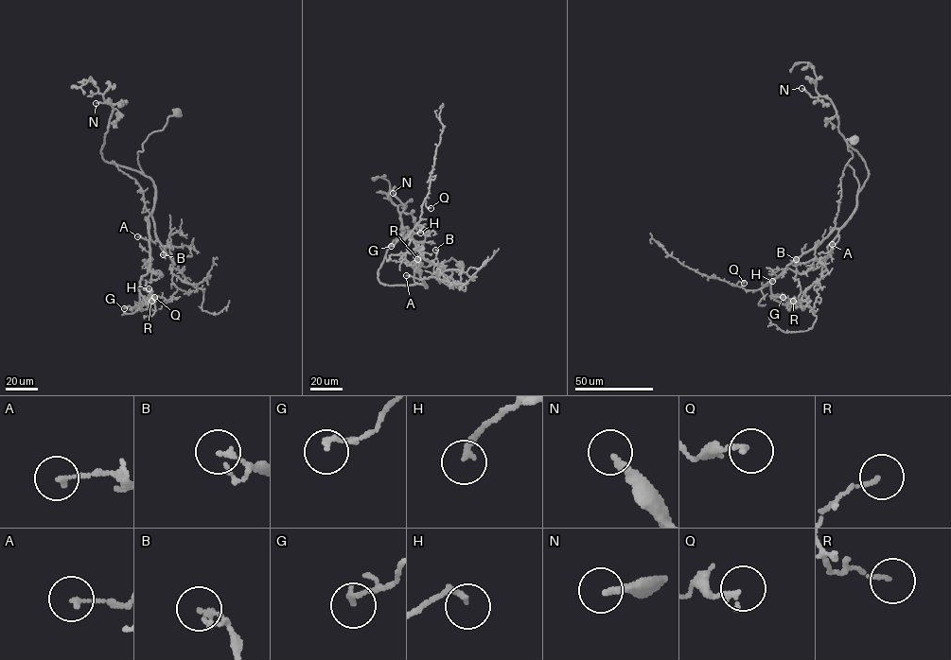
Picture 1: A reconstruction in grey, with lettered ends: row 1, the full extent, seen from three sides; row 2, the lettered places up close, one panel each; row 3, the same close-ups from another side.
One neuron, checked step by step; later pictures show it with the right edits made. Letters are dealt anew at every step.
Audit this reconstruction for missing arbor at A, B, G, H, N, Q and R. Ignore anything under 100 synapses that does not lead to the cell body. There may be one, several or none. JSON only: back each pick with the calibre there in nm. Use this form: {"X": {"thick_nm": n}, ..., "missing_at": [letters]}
{"N": {"thick_nm": 220}, "missing_at": ["N"]}

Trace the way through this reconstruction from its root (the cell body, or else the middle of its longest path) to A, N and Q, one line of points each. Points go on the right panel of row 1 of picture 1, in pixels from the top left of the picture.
A: (854, 140), (847, 140), (853, 157), (846, 164), (858, 183), (856, 209), (835, 239), (831, 254), (832, 244)
N: (854, 140), (847, 140), (853, 157), (846, 164), (858, 191), (869, 172), (839, 132), (835, 106), (801, 88)
Q: (854, 140), (847, 140), (853, 157), (846, 164), (859, 185), (851, 217), (765, 286), (736, 285), (744, 283)

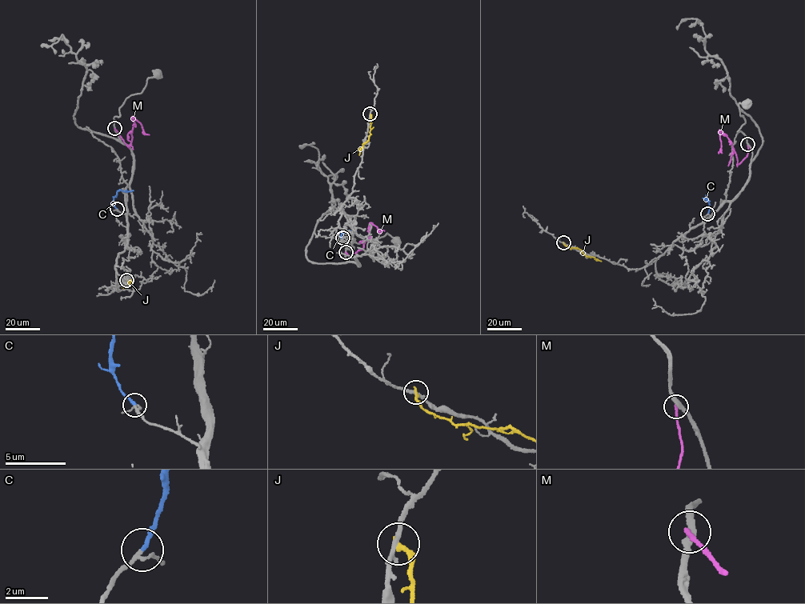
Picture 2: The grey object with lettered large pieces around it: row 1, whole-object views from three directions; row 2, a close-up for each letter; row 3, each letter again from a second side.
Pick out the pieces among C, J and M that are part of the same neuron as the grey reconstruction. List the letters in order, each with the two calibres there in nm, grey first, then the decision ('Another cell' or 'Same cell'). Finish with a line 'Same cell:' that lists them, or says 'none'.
C: Thickness 160 nm (grey) against 180 nm. Same cell
J: Thickness 220 nm (grey) against 260 nm. Another cell
M: Thickness 320 nm (grey) against 240 nm. Another cell
Same cell: C

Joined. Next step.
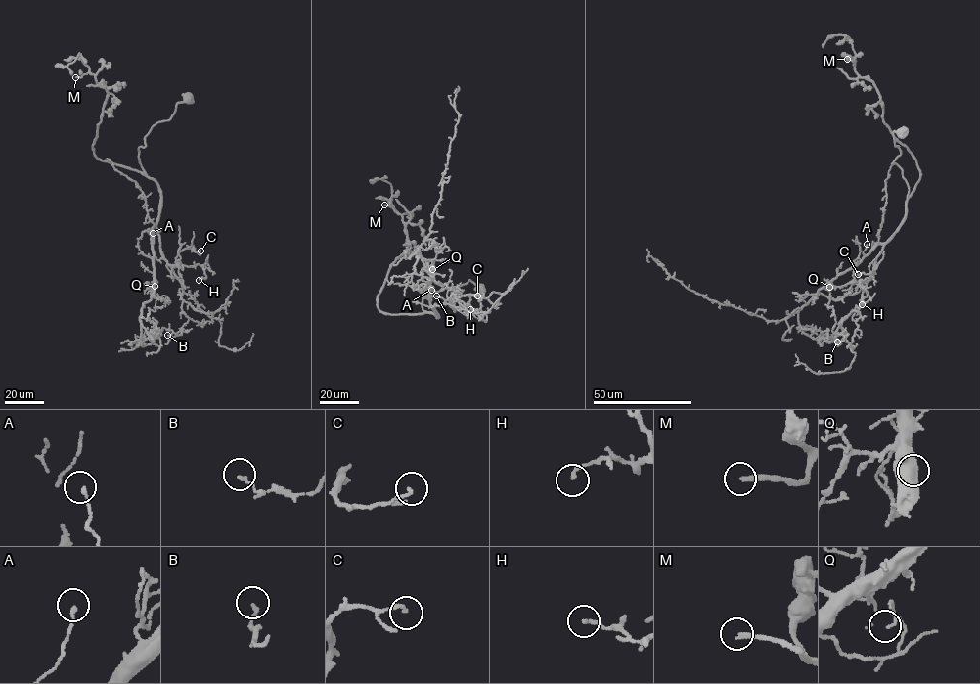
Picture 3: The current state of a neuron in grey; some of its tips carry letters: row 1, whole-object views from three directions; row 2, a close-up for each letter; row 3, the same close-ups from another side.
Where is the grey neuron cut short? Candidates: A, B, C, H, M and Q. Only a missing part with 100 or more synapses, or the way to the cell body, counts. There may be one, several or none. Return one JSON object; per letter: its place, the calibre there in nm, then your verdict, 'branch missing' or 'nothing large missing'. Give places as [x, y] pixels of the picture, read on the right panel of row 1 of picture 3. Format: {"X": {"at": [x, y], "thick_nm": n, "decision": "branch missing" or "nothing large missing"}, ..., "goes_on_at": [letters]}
{"A": {"at": [867, 244], "thick_nm": 140, "decision": "nothing large missing"}, "B": {"at": [837, 342], "thick_nm": 140, "decision": "nothing large missing"}, "C": {"at": [858, 274], "thick_nm": 150, "decision": "nothing large missing"}, "H": {"at": [862, 304], "thick_nm": 130, "decision": "nothing large missing"}, "M": {"at": [847, 59], "thick_nm": 200, "decision": "nothing large missing"}, "Q": {"at": [829, 287], "thick_nm": 110, "decision": "nothing large missing"}, "goes_on_at": []}

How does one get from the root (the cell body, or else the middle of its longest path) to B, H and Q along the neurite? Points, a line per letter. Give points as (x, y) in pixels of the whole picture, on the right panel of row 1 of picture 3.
B: (902, 132), (893, 132), (901, 154), (892, 163), (908, 187), (905, 218), (837, 342)
H: (902, 132), (893, 132), (901, 154), (892, 163), (908, 187), (905, 218), (860, 282), (862, 304)
Q: (902, 132), (893, 132), (901, 154), (892, 163), (908, 187), (905, 218), (824, 288), (829, 287)

